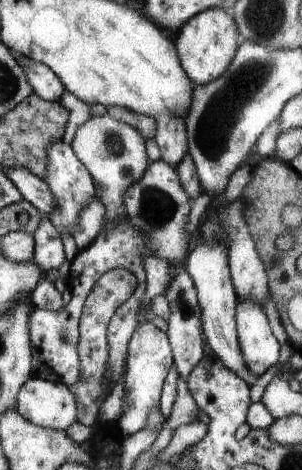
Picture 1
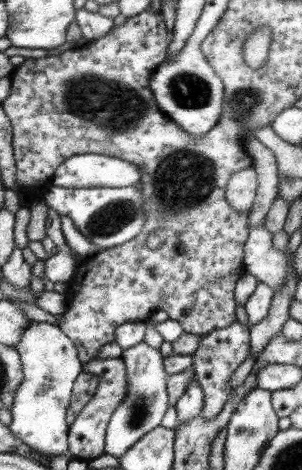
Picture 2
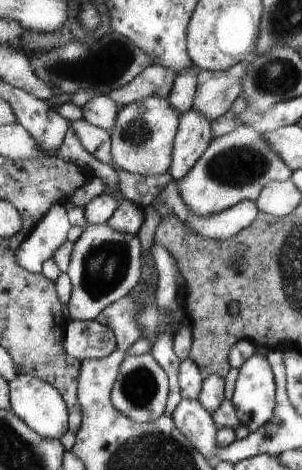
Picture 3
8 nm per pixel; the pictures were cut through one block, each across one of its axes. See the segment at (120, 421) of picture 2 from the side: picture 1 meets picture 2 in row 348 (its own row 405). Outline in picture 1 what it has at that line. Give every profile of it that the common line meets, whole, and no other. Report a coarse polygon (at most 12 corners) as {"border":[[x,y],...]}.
{"border":[[143,322],[129,342],[123,436],[145,430],[173,354],[167,334]]}

